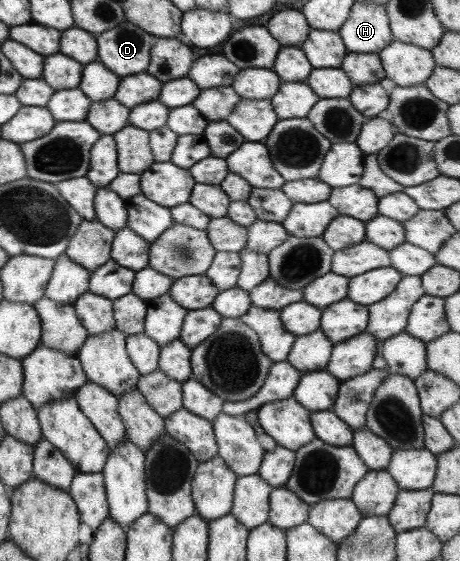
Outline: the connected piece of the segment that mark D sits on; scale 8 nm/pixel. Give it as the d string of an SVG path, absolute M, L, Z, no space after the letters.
M128 20L95 35L97 61L119 78L146 71L155 38Z

